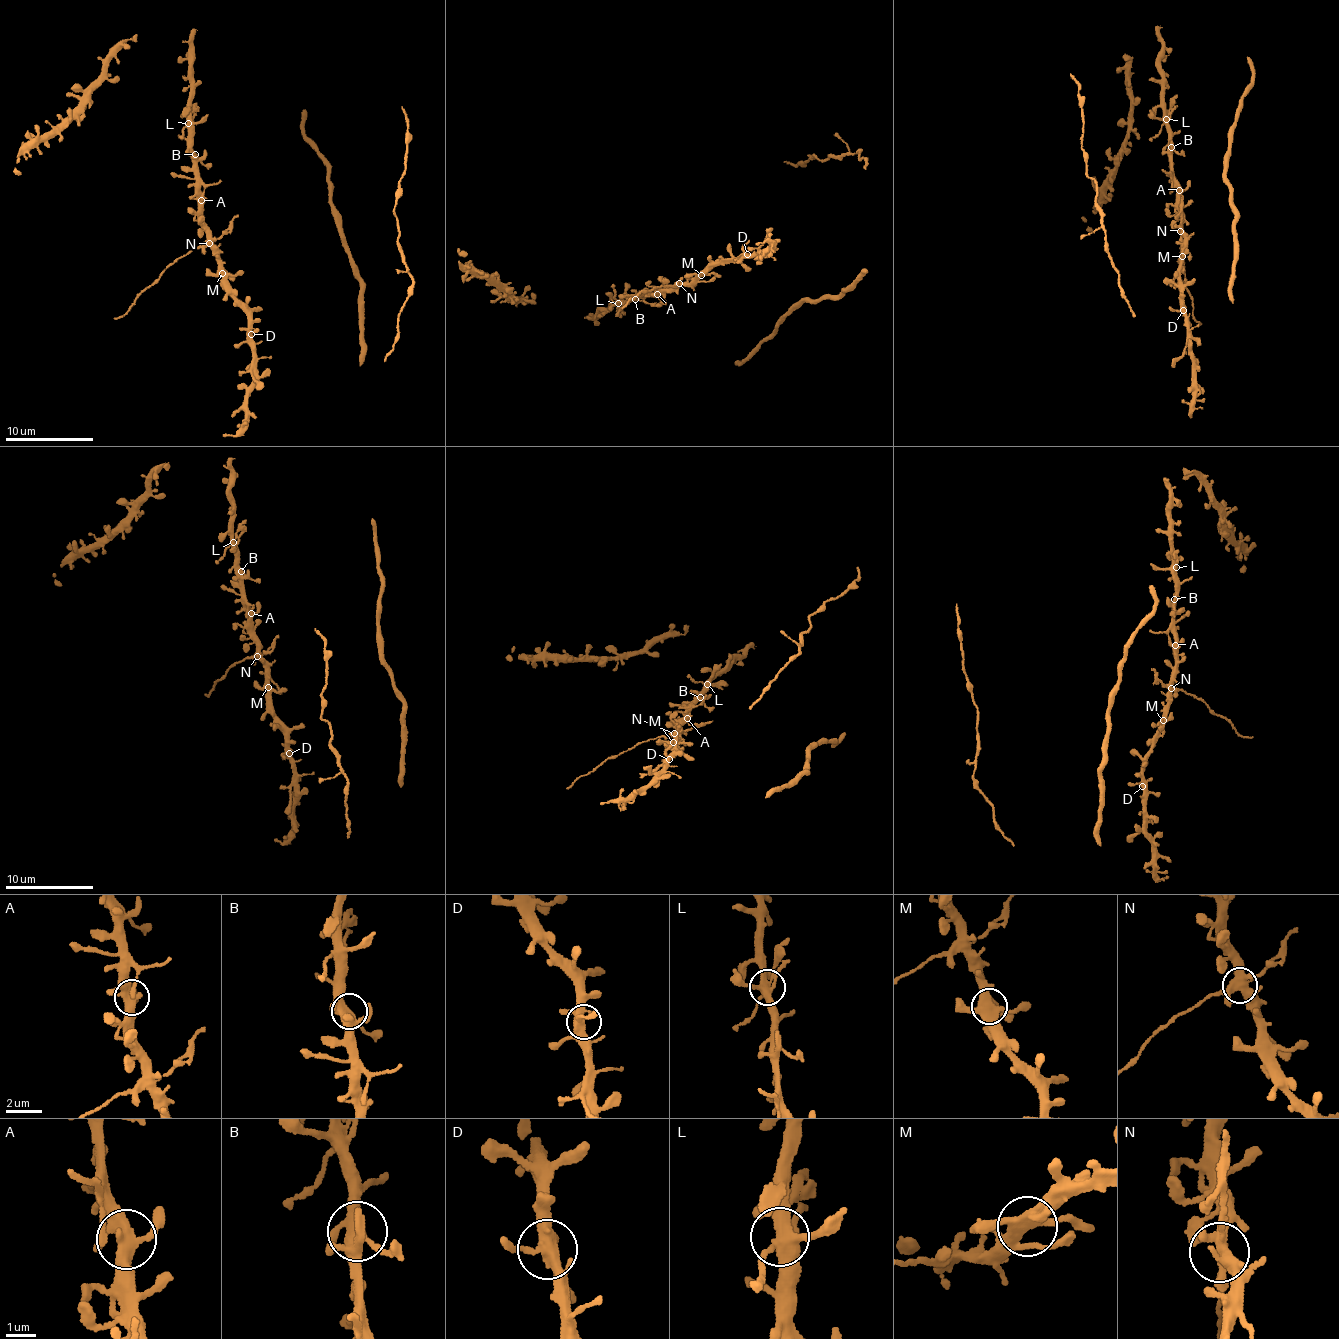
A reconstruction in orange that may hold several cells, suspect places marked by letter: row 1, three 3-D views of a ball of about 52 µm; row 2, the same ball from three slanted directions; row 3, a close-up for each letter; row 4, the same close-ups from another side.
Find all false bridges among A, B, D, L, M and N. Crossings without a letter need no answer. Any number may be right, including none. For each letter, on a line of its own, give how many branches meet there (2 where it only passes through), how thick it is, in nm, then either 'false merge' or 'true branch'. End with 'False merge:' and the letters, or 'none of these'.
A: branches 5; calibre 400 nm; true branch
B: branches 6; calibre 400 nm; true branch
D: branches 5; calibre 400 nm; true branch
L: branches 7; calibre 400 nm; false merge
M: branches 5; calibre 400 nm; true branch
N: branches 6; calibre 380 nm; false merge
False merge: L, N

